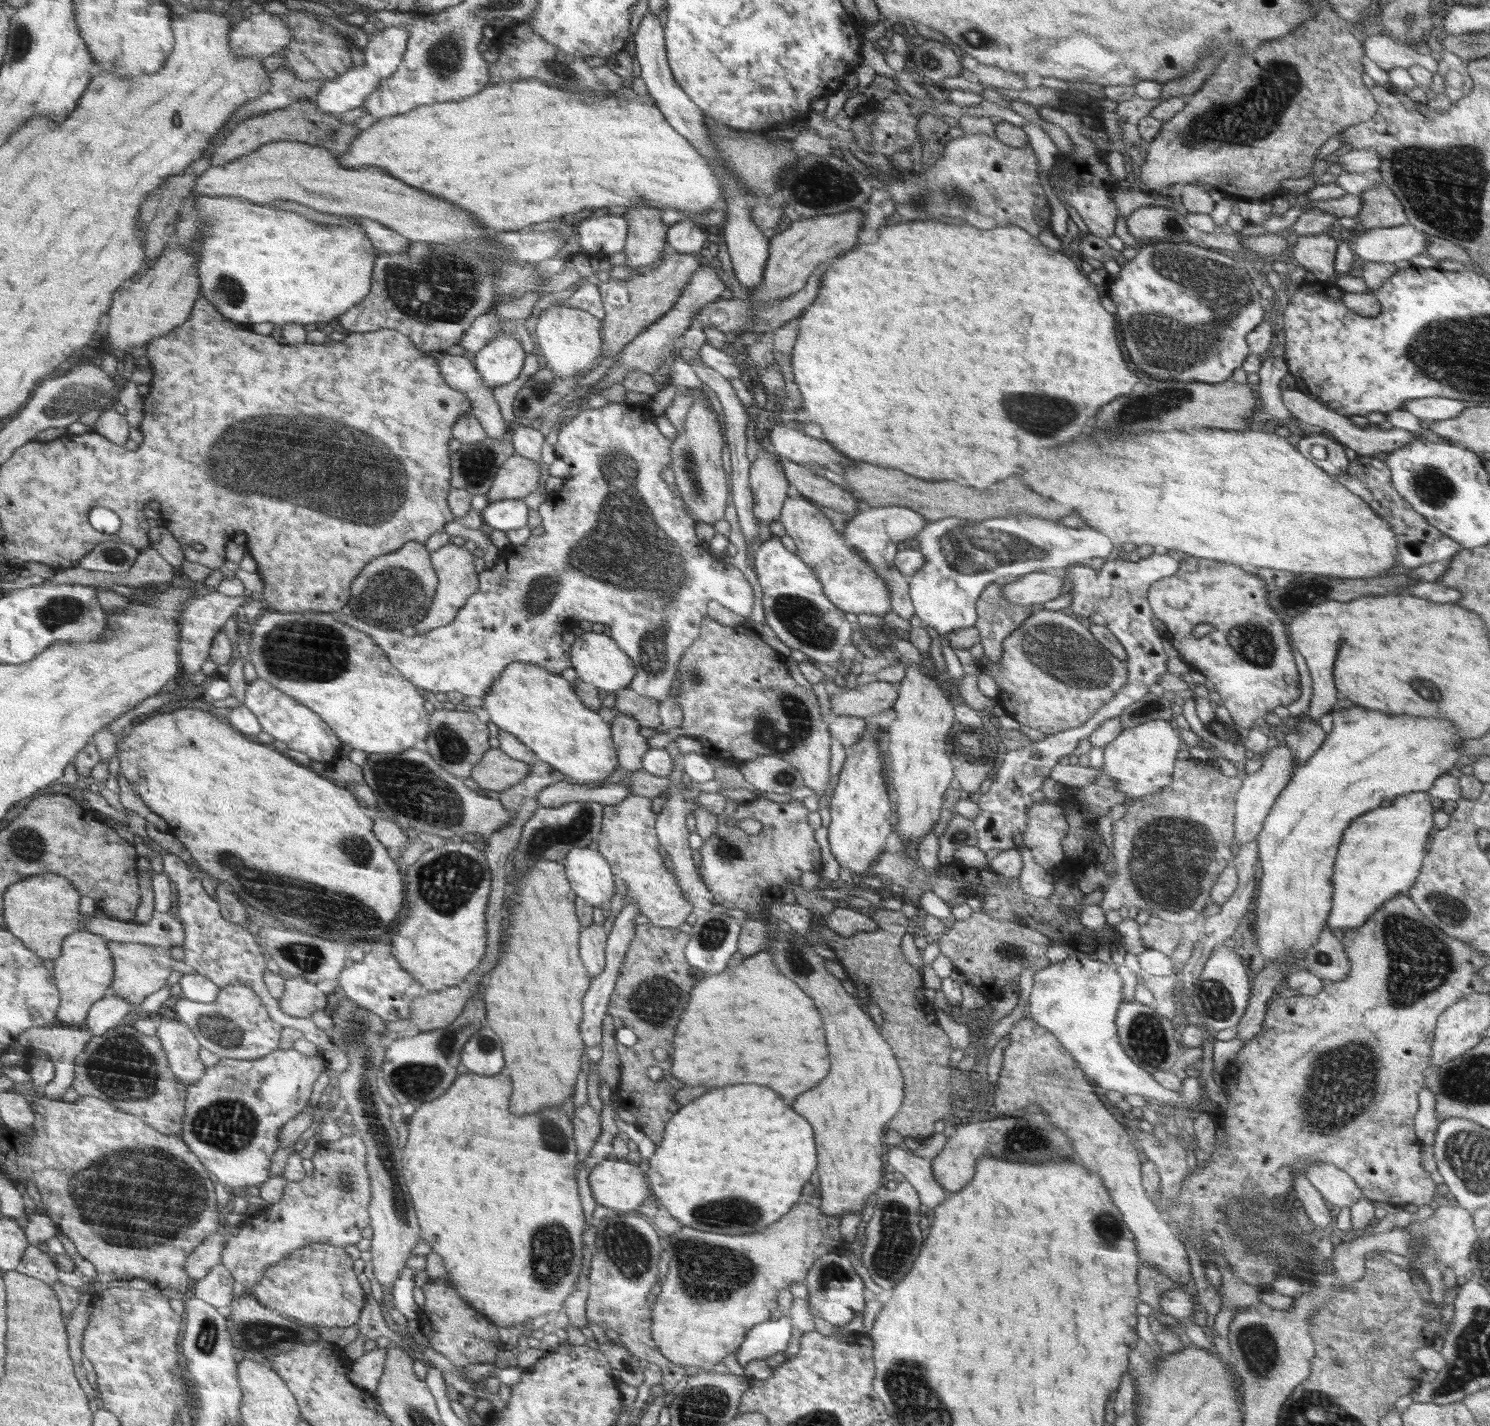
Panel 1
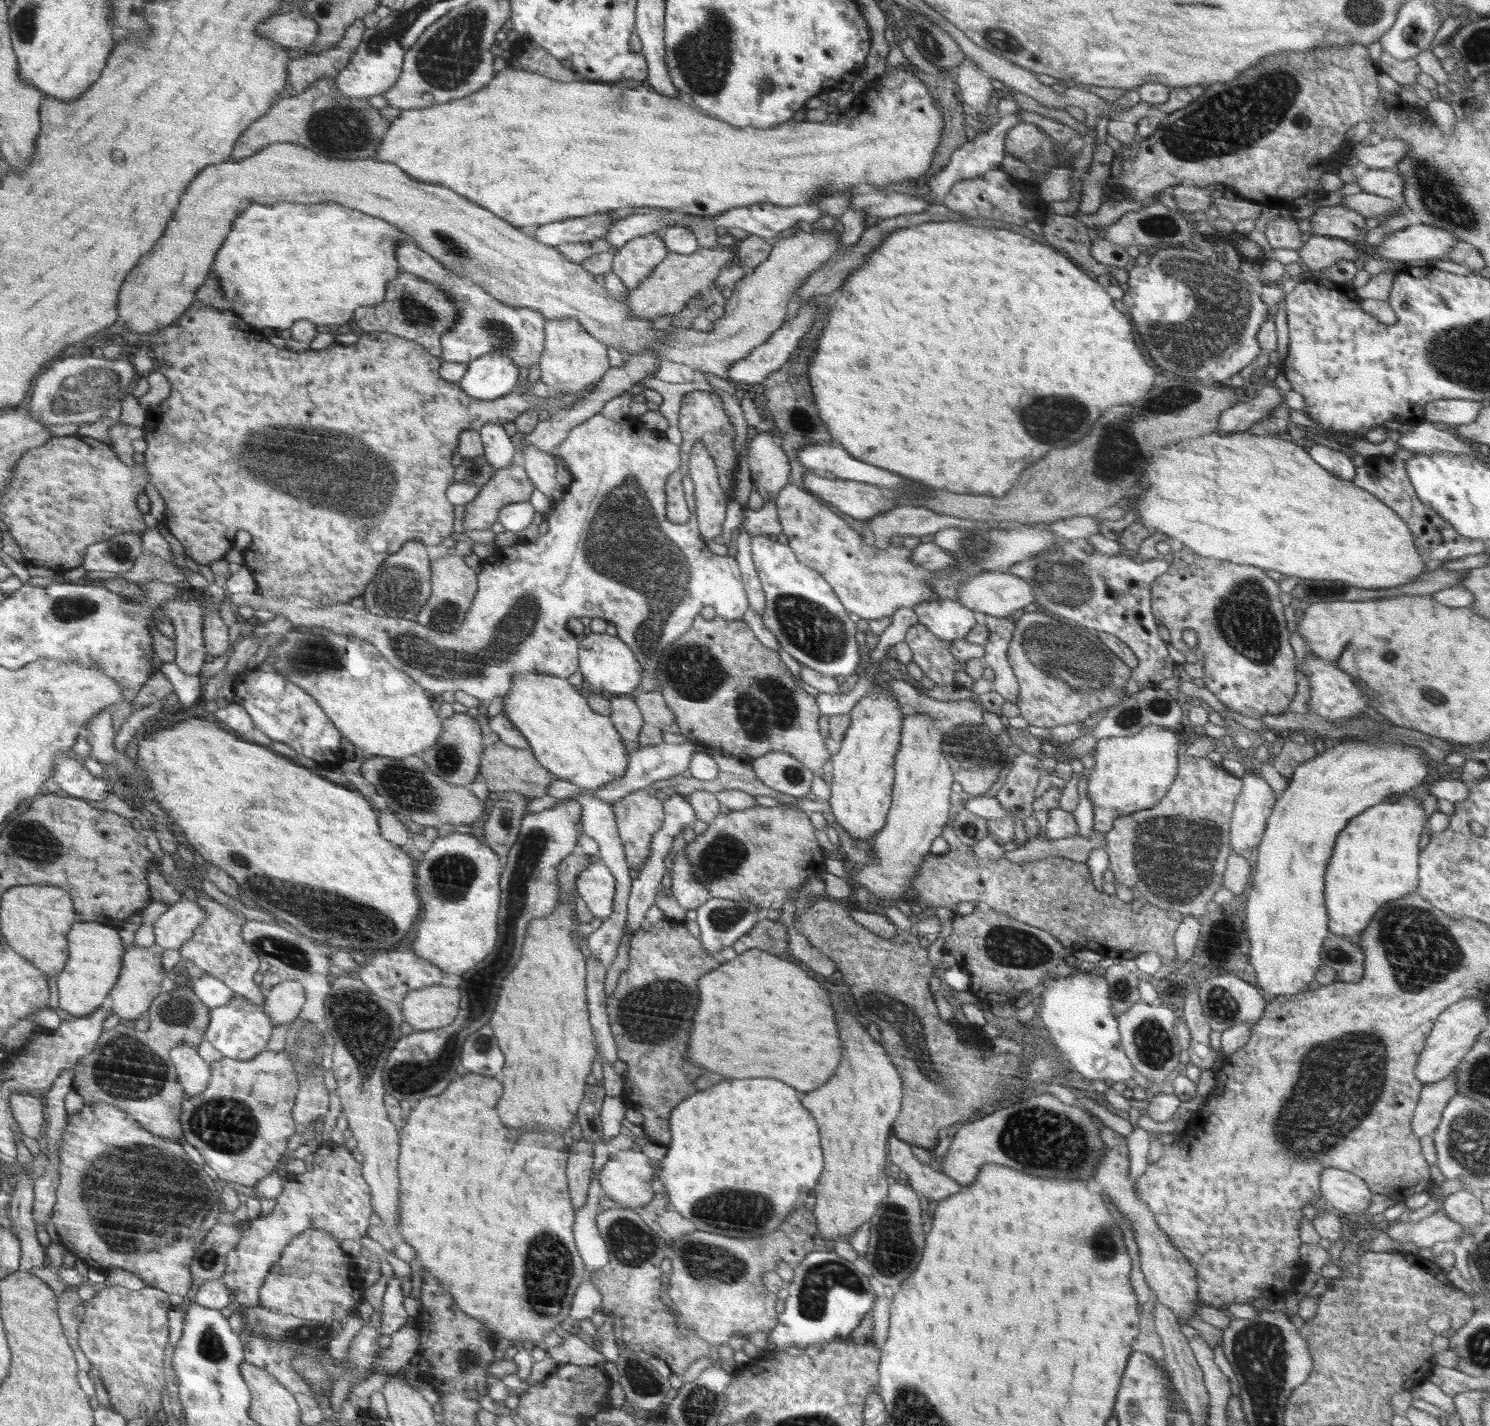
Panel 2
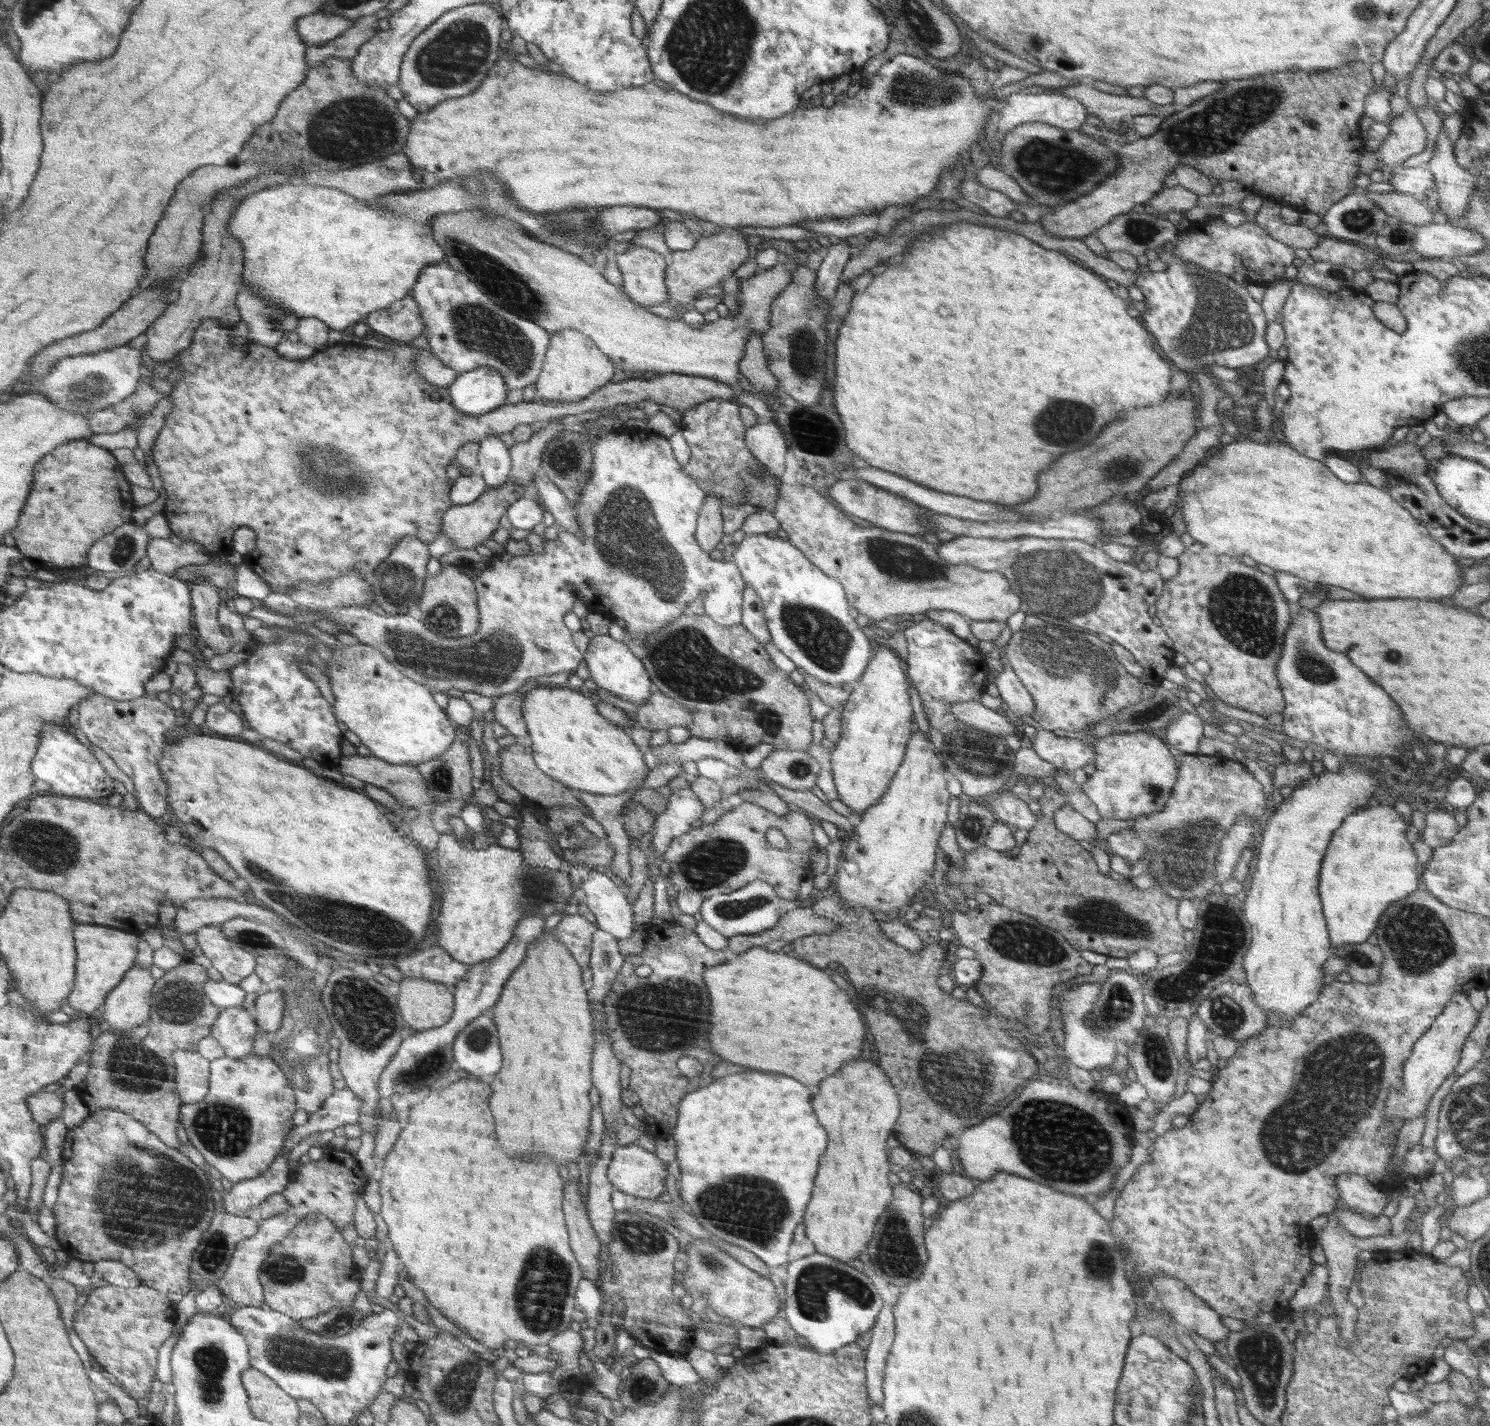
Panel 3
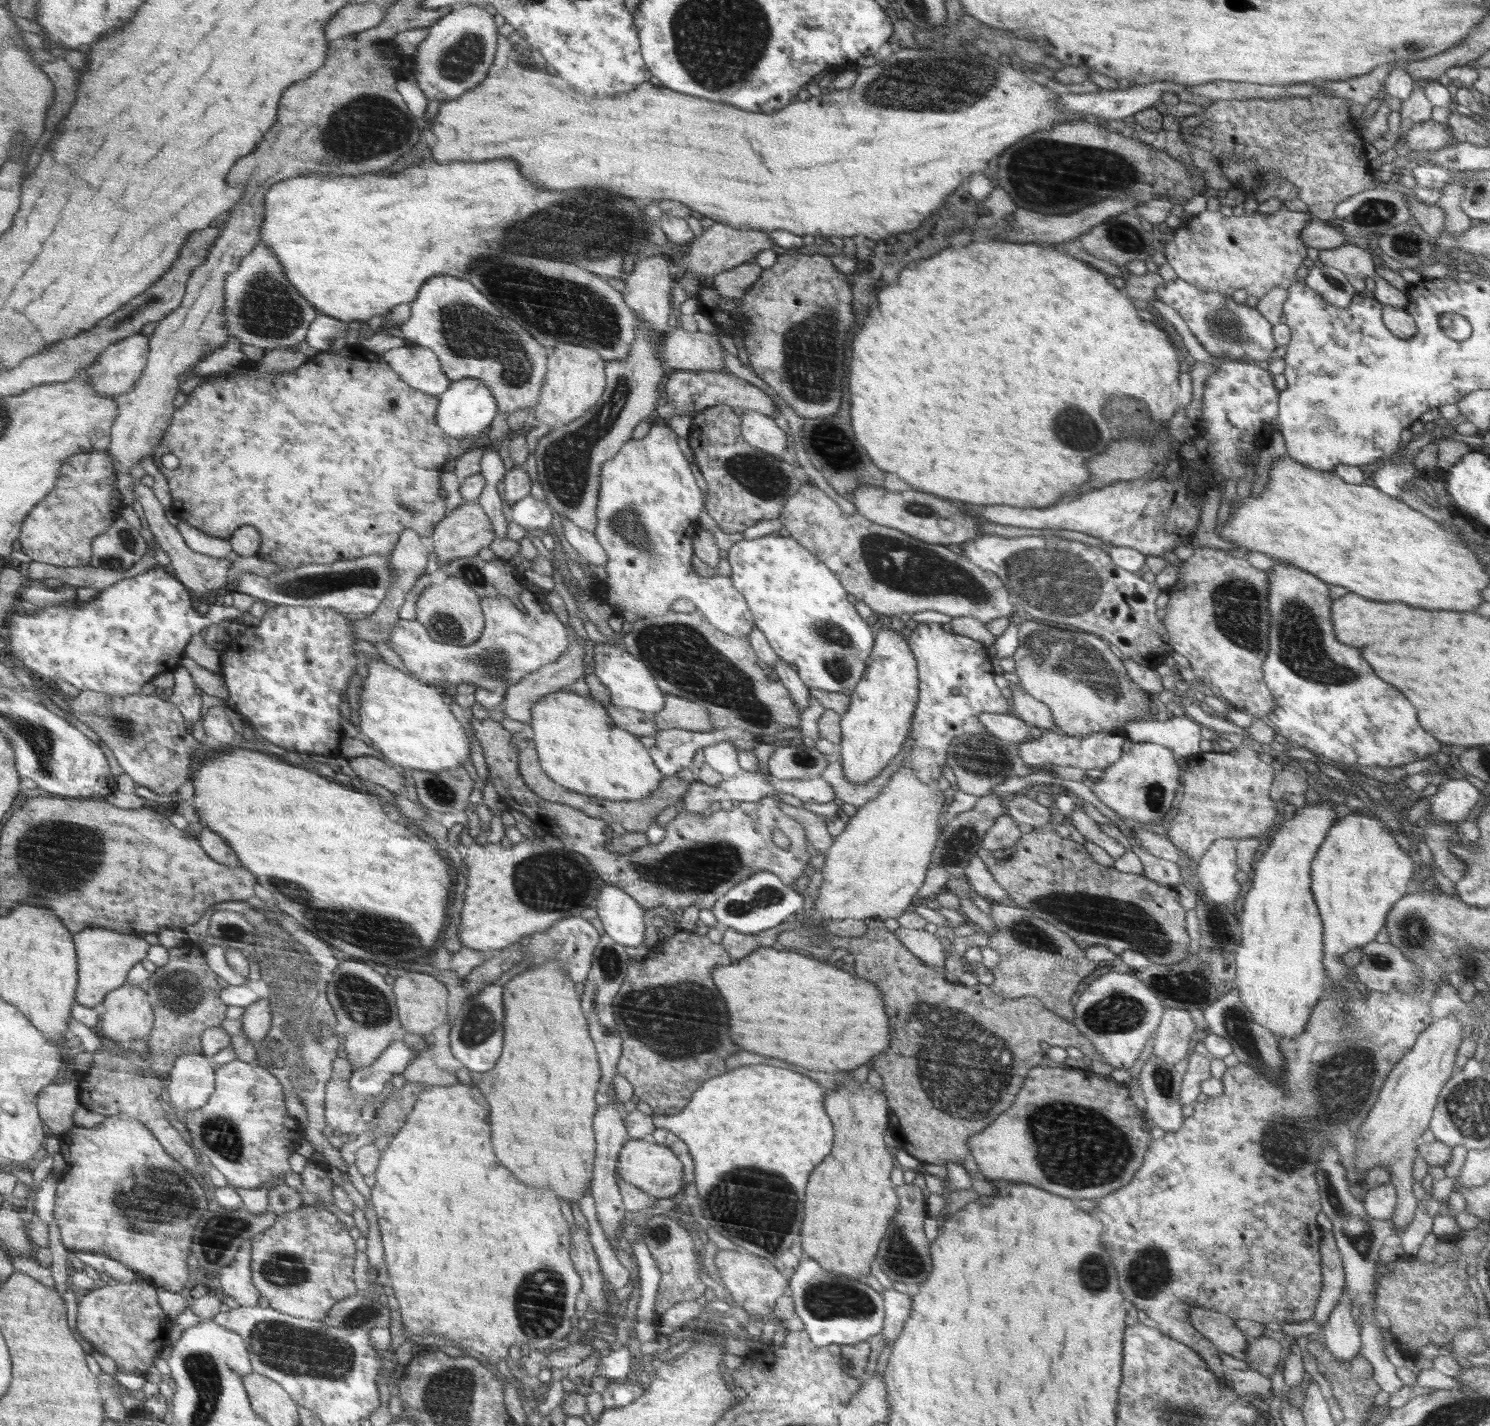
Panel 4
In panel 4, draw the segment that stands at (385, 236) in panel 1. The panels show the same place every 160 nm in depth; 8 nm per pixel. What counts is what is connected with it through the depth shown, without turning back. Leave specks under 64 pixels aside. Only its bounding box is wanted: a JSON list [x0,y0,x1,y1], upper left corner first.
[399,275,548,415]

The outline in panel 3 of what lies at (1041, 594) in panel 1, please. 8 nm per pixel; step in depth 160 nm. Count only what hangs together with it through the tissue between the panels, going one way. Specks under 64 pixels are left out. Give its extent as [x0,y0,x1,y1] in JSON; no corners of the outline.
[773,483,1020,621]

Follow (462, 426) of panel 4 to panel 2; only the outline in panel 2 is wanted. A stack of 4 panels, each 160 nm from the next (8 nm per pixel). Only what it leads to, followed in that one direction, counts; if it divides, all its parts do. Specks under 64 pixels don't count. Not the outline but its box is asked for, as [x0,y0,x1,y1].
[460,351,518,400]

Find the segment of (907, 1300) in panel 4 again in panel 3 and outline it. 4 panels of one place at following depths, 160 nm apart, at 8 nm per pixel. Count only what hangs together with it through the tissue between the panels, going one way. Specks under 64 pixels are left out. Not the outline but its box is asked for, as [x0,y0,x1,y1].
[866,1304,896,1405]

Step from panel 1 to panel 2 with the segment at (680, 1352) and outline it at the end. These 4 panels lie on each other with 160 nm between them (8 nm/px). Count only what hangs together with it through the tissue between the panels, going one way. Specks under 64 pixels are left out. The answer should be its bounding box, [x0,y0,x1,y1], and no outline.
[667,1206,837,1348]

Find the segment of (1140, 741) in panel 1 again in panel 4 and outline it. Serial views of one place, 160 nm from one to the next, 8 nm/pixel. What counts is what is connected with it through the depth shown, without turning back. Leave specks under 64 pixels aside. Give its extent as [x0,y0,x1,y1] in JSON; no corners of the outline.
[1093,739,1180,824]

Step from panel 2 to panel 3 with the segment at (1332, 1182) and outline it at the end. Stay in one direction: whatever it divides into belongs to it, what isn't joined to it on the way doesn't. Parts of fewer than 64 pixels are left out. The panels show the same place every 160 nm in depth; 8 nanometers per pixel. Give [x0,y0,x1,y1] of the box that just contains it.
[1335,1174,1388,1216]

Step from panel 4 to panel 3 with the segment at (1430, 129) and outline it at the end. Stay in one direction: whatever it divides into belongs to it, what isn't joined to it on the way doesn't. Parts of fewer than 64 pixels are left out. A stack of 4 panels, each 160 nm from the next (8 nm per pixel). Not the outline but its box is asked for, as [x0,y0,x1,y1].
[1376,108,1426,168]

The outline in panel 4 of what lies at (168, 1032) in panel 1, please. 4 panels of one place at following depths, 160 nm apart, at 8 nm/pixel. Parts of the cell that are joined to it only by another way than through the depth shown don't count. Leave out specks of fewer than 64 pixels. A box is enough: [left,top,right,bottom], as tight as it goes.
[167,1054,216,1118]

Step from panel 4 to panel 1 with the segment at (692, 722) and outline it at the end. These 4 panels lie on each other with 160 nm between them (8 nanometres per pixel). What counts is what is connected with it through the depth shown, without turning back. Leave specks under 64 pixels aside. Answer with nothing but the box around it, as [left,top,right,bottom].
[615,688,661,729]

